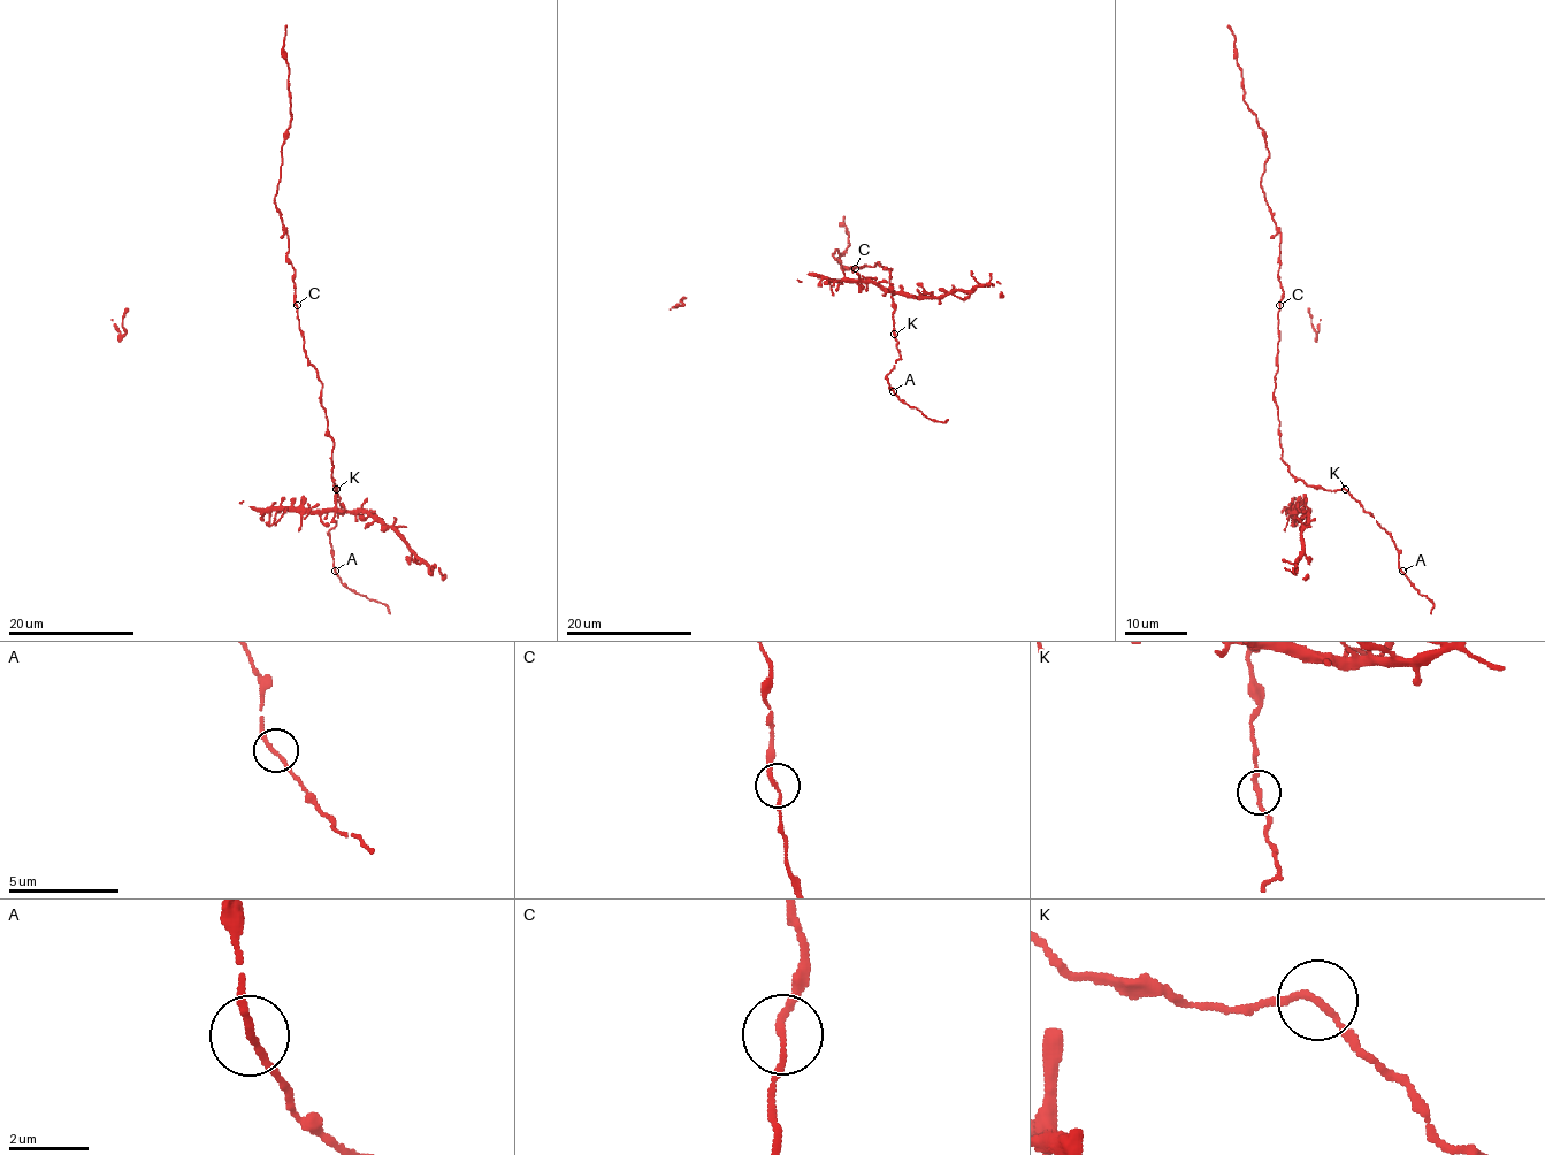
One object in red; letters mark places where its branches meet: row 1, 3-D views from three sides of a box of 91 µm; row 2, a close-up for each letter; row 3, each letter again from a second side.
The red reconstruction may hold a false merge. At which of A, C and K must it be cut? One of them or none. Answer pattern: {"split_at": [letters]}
{"split_at": []}

